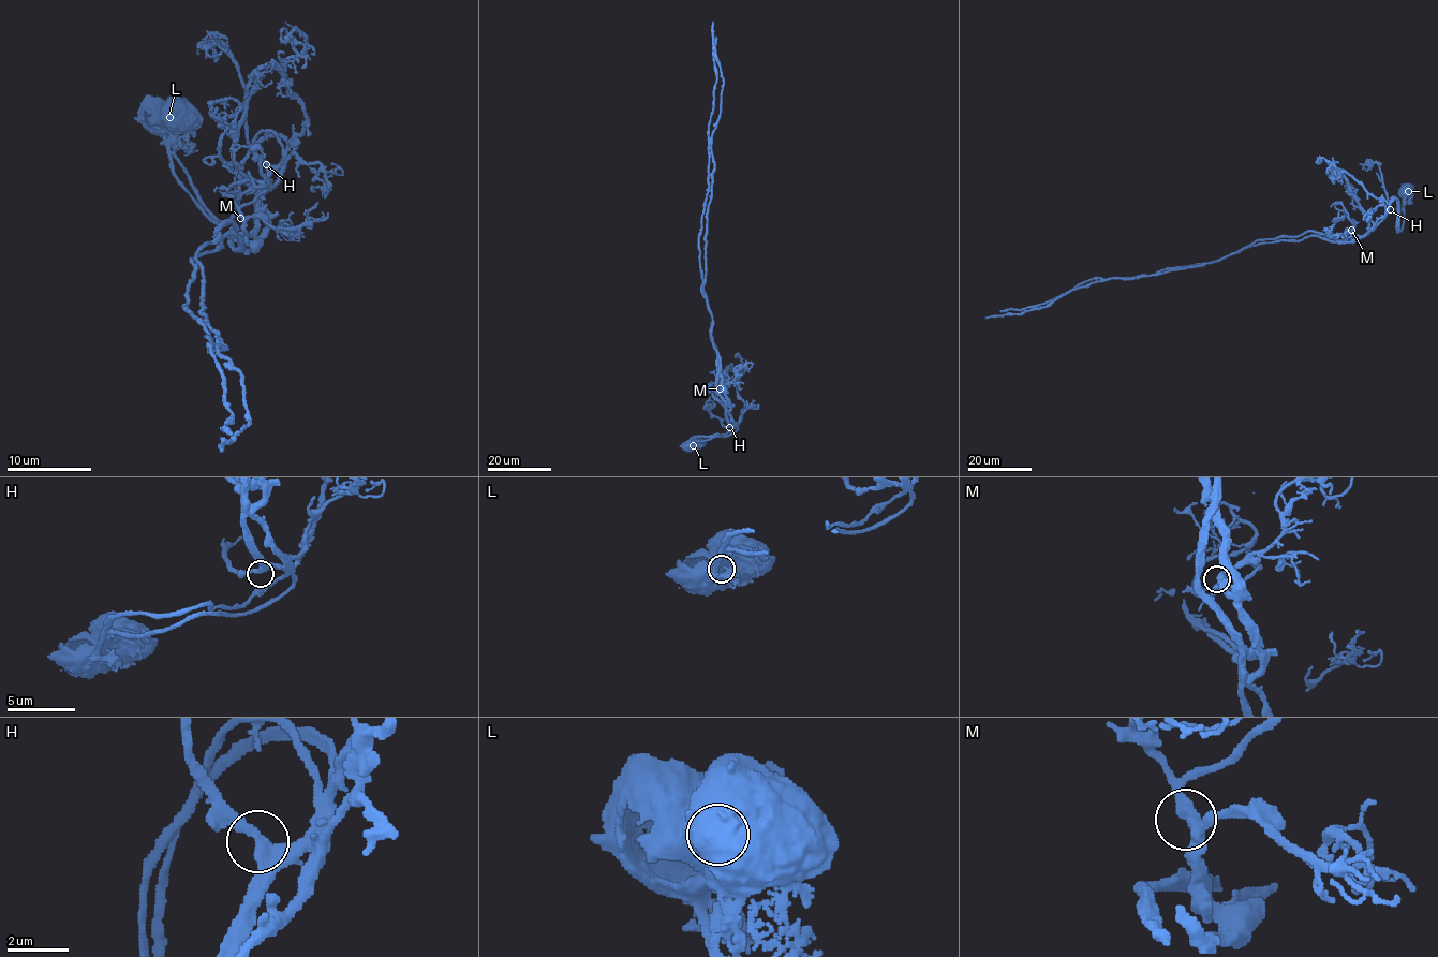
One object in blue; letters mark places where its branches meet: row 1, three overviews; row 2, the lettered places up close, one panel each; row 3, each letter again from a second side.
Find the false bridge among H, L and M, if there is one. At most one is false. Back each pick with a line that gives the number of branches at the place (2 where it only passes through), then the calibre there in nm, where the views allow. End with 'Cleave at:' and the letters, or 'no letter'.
L: Branches: 1. Thickness 1150 nm
Cleave at: L

